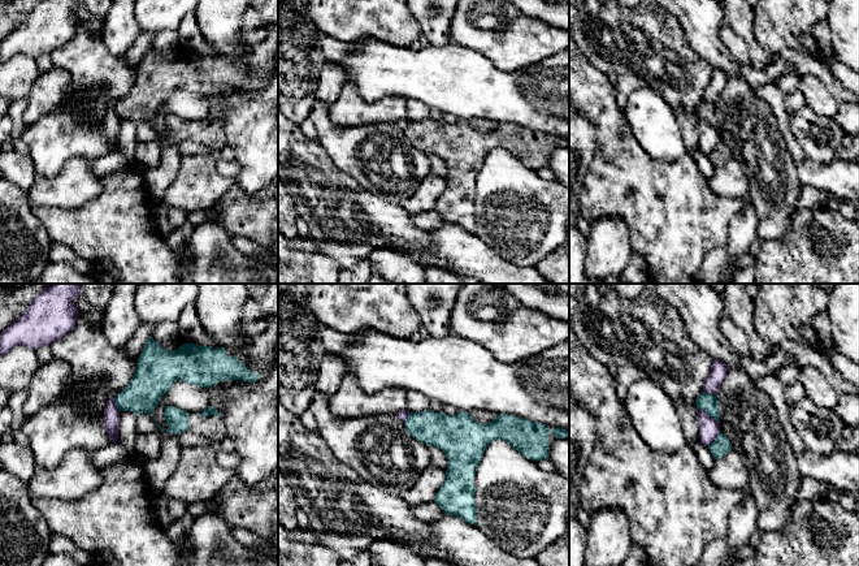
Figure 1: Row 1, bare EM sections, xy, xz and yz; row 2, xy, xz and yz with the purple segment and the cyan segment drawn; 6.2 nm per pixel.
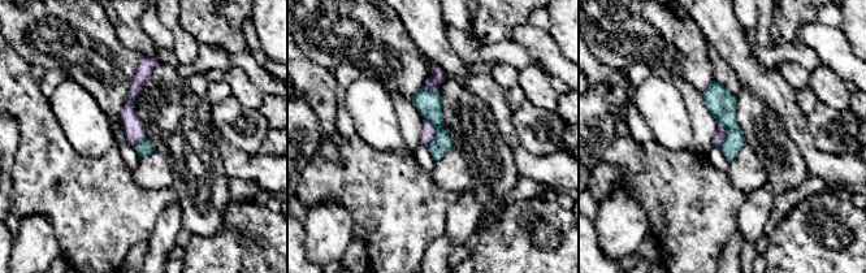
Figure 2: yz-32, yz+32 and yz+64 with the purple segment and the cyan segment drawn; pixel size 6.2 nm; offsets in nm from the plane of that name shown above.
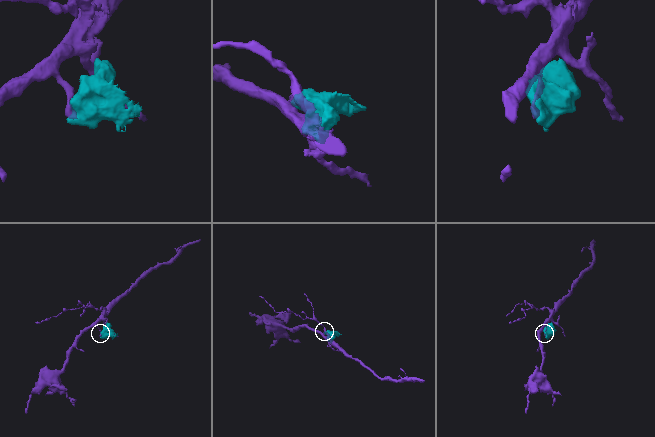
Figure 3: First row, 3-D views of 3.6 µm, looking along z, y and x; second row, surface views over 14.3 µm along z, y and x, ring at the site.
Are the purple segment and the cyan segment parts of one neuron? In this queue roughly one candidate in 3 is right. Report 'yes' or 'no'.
no

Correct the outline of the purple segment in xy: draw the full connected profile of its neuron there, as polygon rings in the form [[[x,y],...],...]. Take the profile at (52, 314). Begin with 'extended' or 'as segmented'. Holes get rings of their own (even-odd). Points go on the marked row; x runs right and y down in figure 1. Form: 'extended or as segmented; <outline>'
as segmented; [[[55,284],[36,295],[23,314],[0,333],[0,357],[23,345],[32,350],[51,345],[75,325],[78,284]]]

